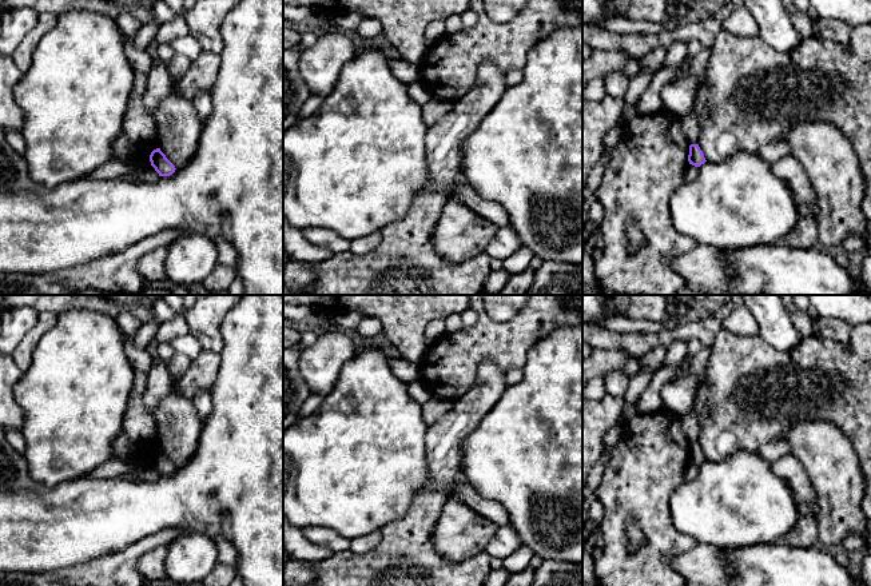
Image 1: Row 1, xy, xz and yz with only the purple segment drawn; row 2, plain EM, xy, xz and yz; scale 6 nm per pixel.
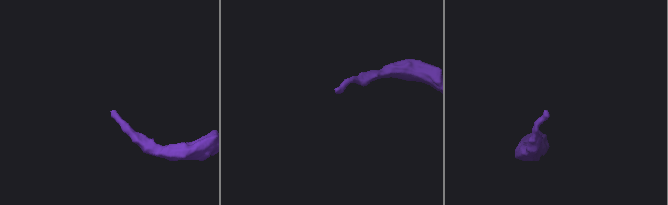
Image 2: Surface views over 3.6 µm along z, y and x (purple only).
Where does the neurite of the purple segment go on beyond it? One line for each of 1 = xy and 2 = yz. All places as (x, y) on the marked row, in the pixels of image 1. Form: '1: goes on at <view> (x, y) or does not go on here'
1: does not go on here
2: does not go on here

